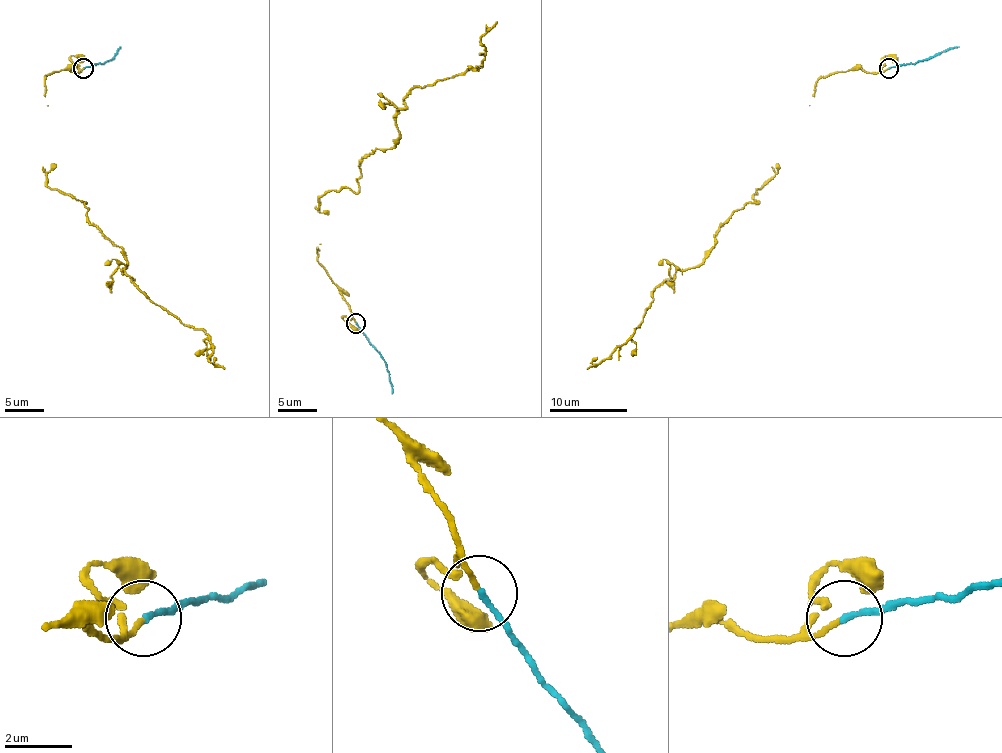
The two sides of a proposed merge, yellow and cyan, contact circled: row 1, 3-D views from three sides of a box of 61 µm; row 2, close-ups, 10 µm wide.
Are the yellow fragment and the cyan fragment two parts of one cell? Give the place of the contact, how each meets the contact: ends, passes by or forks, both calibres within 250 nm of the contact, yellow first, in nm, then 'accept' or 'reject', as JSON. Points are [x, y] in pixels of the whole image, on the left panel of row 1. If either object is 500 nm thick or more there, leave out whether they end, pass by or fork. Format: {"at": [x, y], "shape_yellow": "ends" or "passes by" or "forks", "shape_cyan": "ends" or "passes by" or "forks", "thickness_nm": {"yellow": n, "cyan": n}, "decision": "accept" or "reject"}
{"at": [83, 68], "shape_yellow": "ends", "shape_cyan": "ends", "thickness_nm": {"yellow": 130, "cyan": 150}, "decision": "accept"}

